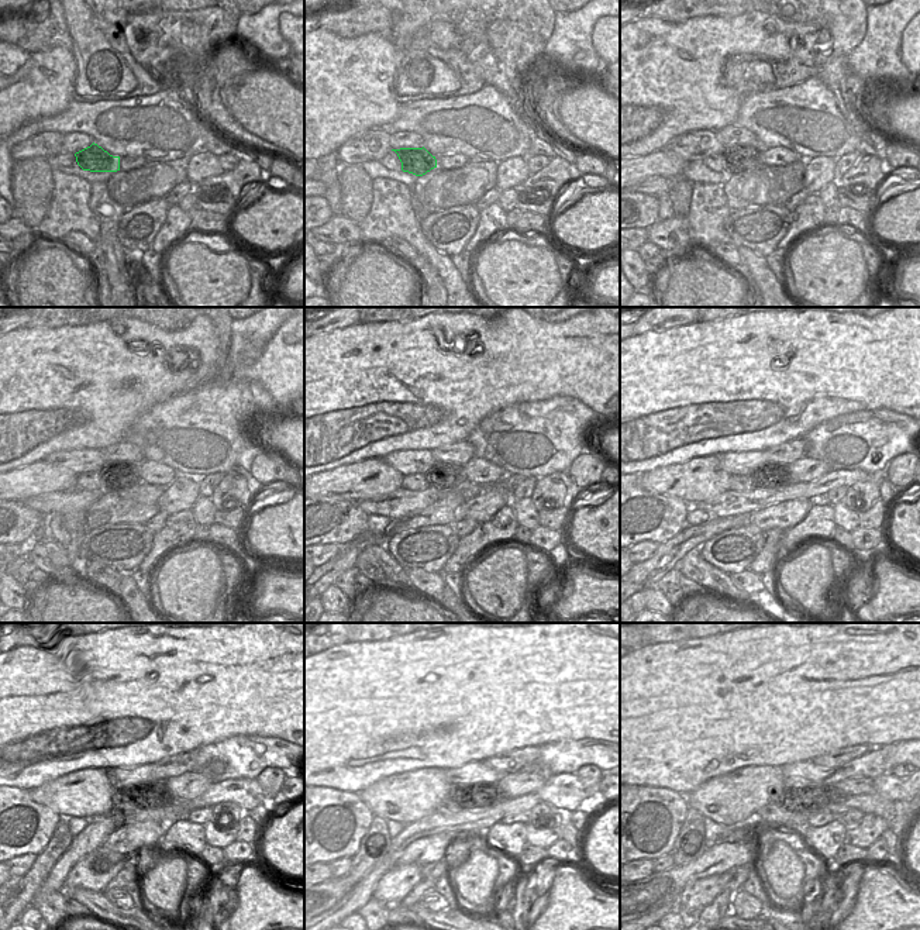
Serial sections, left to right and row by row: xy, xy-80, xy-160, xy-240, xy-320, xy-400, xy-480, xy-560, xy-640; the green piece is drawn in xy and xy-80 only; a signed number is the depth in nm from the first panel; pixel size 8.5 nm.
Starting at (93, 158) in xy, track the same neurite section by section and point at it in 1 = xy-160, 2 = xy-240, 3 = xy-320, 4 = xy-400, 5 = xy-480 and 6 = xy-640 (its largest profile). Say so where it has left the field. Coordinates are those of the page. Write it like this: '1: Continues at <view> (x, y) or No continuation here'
1: Continues at xy-160 (738, 158)
2: Continues at xy-240 (113, 479)
3: Continues at xy-320 (451, 478)
4: Continues at xy-400 (768, 479)
5: Continues at xy-480 (145, 798)
6: Continues at xy-640 (813, 799).

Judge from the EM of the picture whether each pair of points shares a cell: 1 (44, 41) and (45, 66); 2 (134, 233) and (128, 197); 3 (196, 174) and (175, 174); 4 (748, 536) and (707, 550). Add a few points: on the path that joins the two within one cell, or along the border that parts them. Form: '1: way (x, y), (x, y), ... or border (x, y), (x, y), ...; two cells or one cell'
1: border (14, 44), (27, 51), (71, 51); two cells
2: border (162, 197), (145, 200), (127, 210); two cells
3: border (190, 158), (186, 179); two cells
4: way (738, 546), (717, 546); one cell

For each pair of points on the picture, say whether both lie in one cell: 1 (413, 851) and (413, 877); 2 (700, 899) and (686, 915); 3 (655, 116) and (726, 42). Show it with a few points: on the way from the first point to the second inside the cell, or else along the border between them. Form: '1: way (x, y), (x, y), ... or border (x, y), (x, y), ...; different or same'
1: border (421, 864), (398, 865); different
2: border (679, 905), (700, 909); different
3: way (671, 97), (707, 61); same

